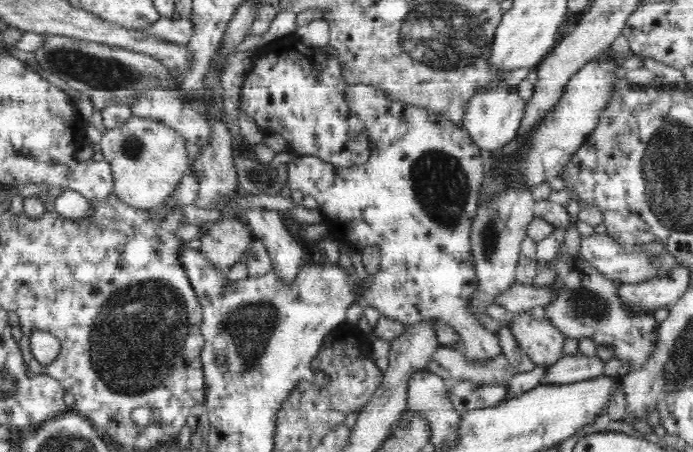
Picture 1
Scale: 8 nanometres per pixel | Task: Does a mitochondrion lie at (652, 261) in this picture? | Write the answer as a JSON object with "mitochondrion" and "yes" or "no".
{"mitochondrion":"yes"}

